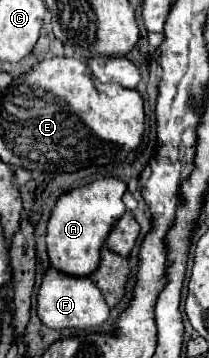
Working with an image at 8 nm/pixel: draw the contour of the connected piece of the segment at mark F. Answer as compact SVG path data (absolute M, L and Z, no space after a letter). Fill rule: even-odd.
M49 268L37 292L37 314L41 322L53 330L95 330L107 322L109 306L89 278L65 278L65 274L57 274L57 270Z

